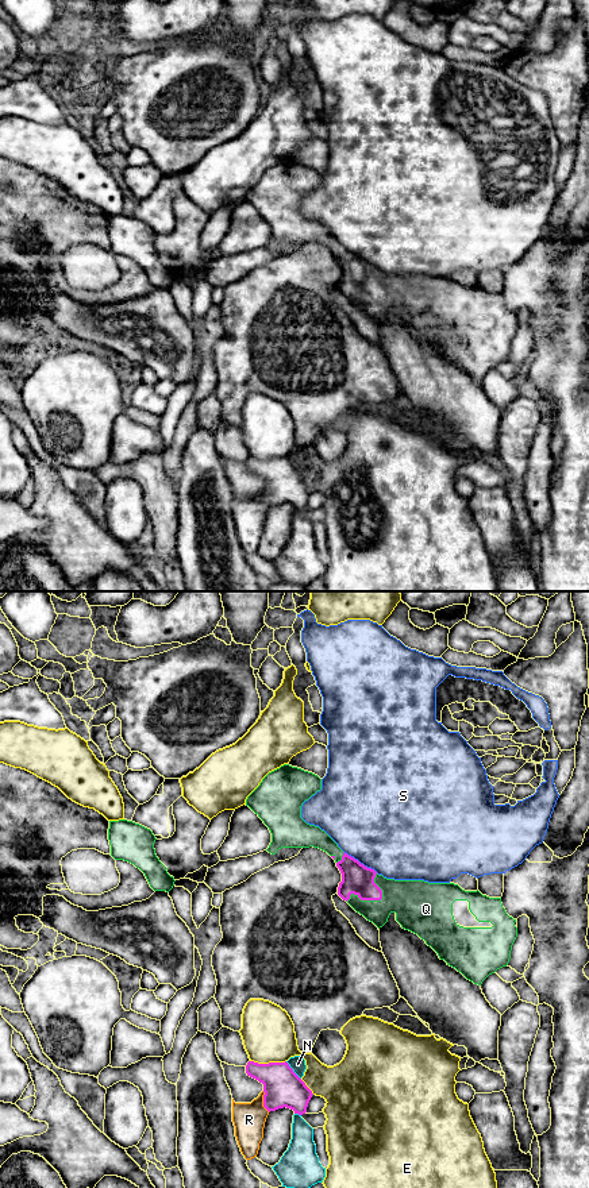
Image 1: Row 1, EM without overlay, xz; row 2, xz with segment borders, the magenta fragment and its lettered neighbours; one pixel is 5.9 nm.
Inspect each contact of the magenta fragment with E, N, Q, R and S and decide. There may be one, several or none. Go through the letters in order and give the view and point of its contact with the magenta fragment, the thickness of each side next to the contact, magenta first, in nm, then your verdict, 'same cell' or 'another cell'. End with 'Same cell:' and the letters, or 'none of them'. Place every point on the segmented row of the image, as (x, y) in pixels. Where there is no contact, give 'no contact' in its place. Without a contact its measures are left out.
E: meets magenta in xz at (269, 1063); 220 nm thick on the magenta side, 320 nm on the other; another cell
N: meets magenta in xz at (292, 1071); 220 nm thick on the magenta side, 90 nm on the other; another cell
Q: meets magenta in xz at (374, 899); 180 nm thick on the magenta side, 280 nm on the other; same cell
R: meets magenta in xz at (264, 1102); 220 nm thick on the magenta side, 190 nm on the other; another cell
S: meets magenta in xz at (360, 863); 180 nm thick on the magenta side, 480 nm on the other; another cell
Same cell: Q

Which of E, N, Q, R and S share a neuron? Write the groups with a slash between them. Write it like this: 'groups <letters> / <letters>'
groups E / N / Q / R / S

